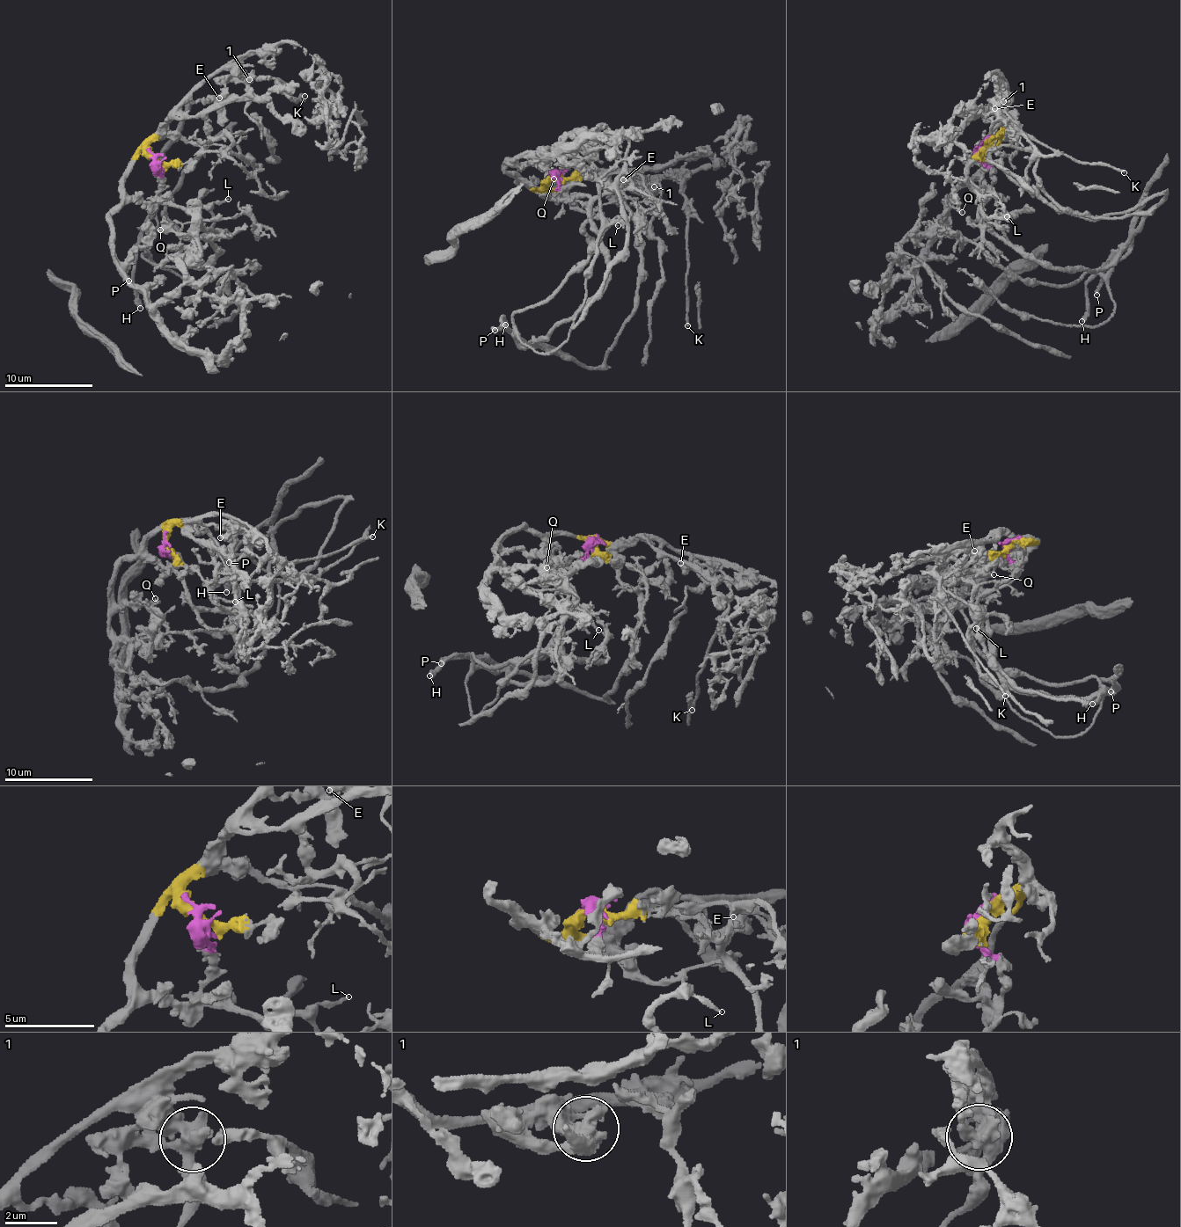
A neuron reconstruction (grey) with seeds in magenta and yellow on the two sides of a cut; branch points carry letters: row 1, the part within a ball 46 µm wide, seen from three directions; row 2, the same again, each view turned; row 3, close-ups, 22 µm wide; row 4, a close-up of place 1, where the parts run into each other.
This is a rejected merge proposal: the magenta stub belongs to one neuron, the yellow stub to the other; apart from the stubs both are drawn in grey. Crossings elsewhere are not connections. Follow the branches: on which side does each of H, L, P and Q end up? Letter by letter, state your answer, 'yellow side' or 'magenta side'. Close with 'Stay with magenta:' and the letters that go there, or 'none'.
H: magenta side
L: magenta side
P: magenta side
Q: magenta side
Stay with magenta: H, L, P, Q

